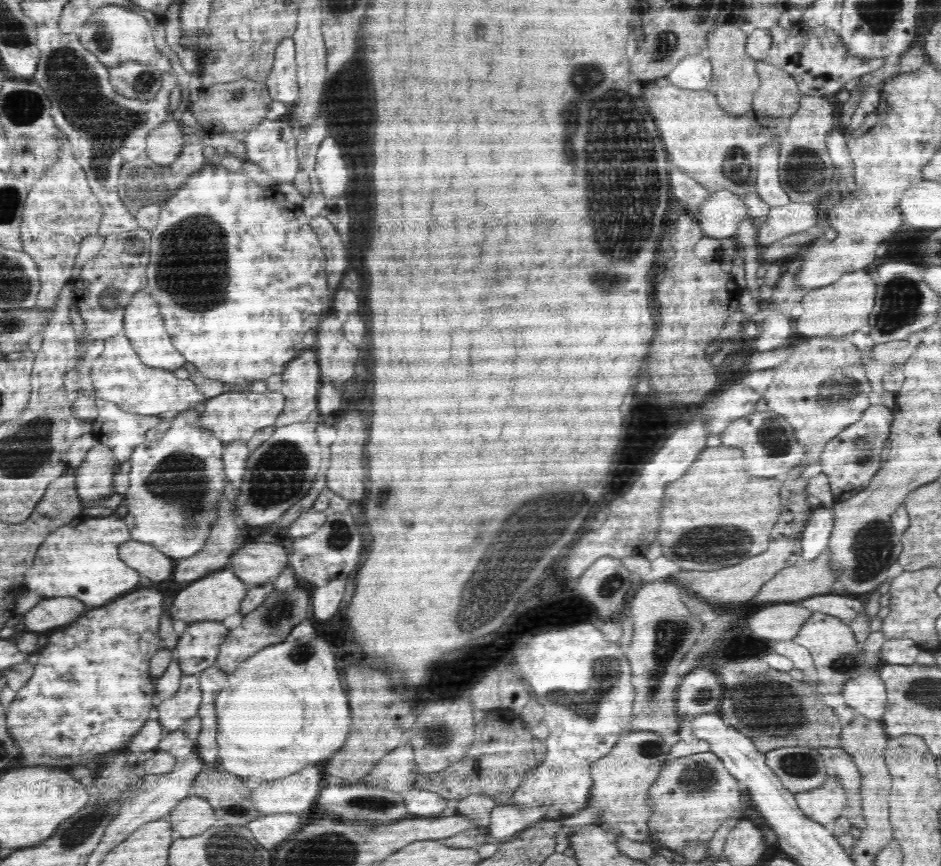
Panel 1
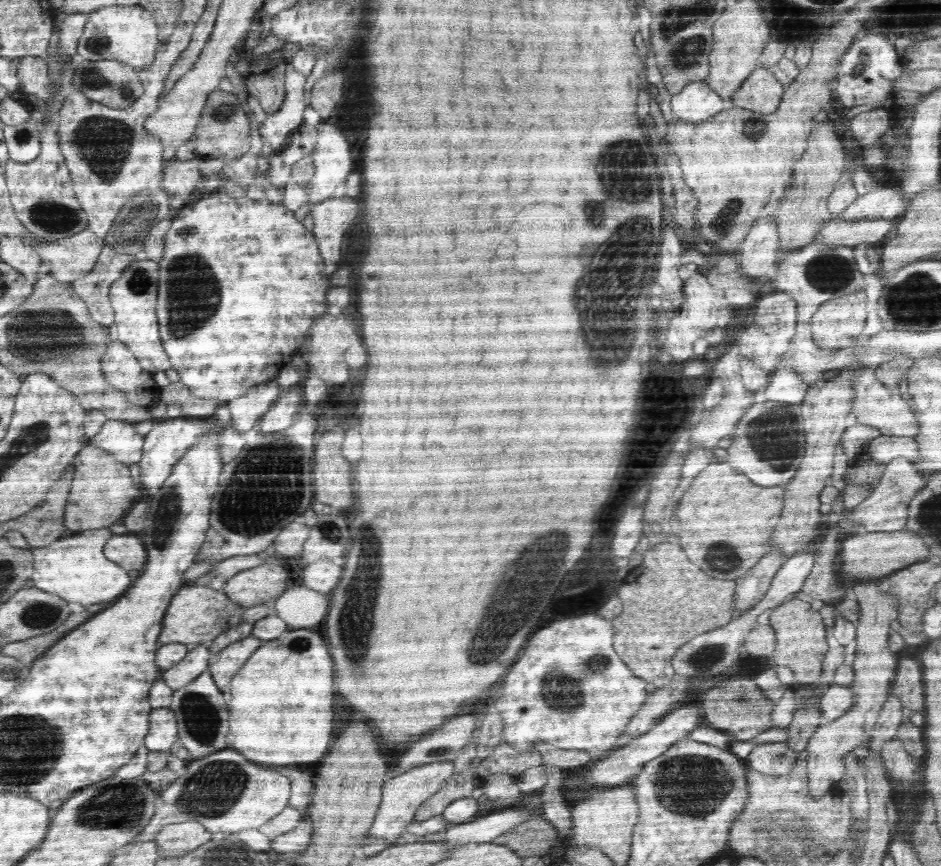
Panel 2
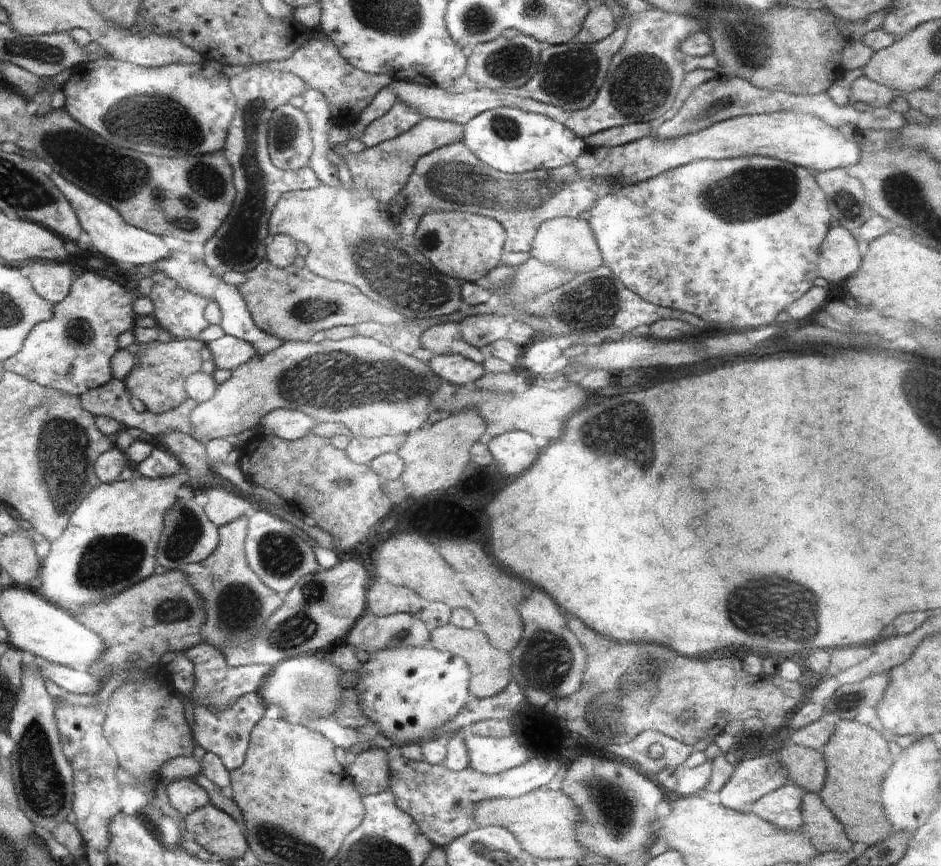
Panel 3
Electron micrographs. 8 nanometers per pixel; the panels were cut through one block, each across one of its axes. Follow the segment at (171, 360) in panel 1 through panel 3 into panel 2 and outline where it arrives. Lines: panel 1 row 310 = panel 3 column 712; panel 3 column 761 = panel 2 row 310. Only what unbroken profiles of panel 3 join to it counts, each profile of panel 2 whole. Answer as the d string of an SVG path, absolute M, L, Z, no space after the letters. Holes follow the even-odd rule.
M136 260L136 264L128 266L124 274L112 284L110 300L116 308L116 326L118 326L118 340L128 344L132 354L138 358L144 370L160 372L172 368L160 340L158 320L156 320L156 292L158 292L159 263L152 260Z

